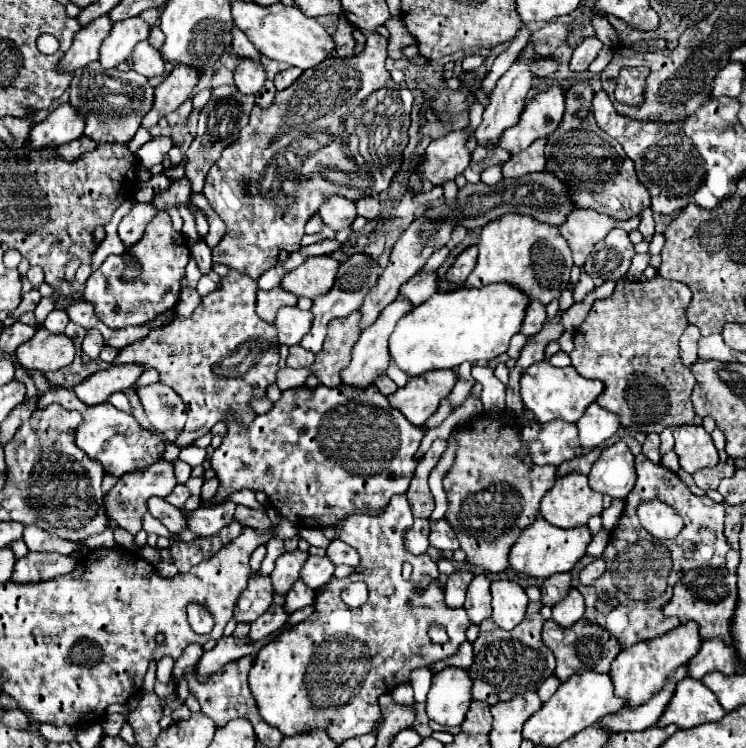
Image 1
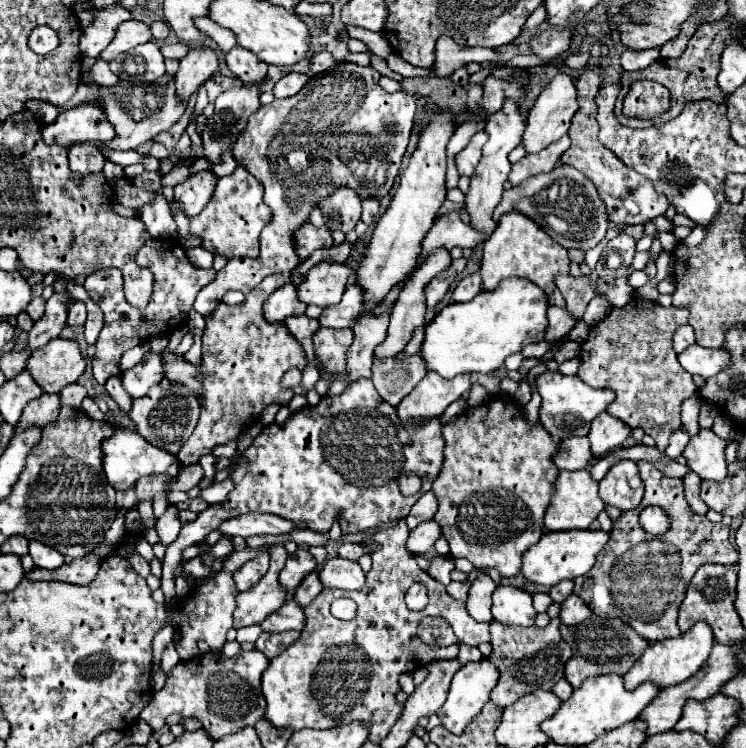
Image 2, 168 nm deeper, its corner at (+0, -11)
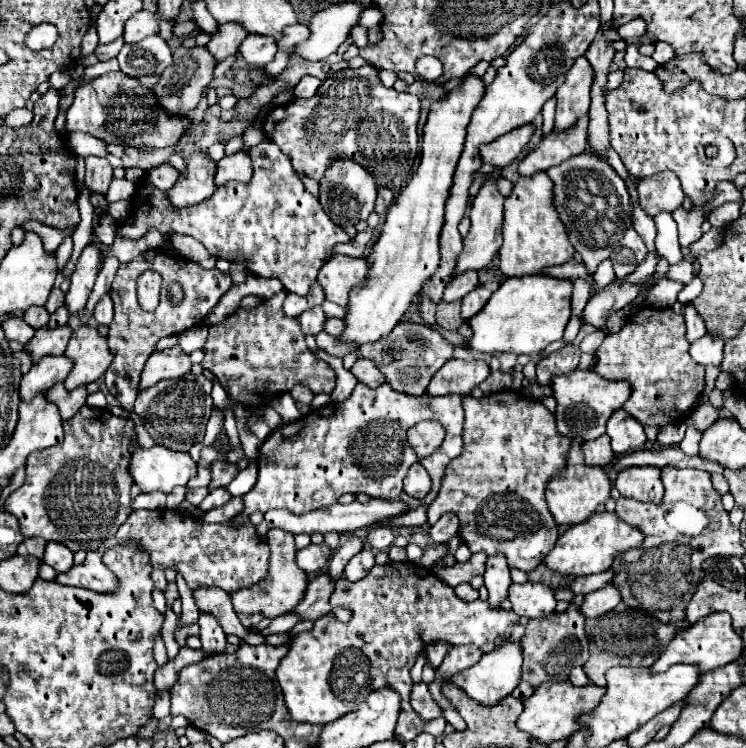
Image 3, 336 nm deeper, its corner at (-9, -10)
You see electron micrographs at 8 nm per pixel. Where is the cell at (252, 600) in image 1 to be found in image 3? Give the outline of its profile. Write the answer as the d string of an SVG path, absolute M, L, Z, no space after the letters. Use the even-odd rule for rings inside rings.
M276 528L276 530L268 530L266 540L272 550L268 576L264 580L260 580L256 586L250 586L250 588L244 588L244 590L238 590L232 594L234 610L240 618L240 622L244 624L244 628L258 626L258 622L262 618L276 618L276 616L290 612L292 606L296 606L296 602L300 602L300 598L304 596L304 586L308 586L308 576L294 562L294 556L296 556L294 536Z

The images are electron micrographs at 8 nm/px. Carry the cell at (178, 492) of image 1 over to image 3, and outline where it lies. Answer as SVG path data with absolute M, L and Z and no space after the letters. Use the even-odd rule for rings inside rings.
M216 488L208 494L208 500L212 502L212 506L224 506L230 500L230 494L224 488Z

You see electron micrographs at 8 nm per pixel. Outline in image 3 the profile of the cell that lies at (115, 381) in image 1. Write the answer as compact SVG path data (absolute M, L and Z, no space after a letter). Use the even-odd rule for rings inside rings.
M172 346L166 350L154 352L142 370L138 390L146 390L160 380L182 378L184 374L190 372L190 366L192 366L192 362L190 362L188 354L182 352L180 346Z

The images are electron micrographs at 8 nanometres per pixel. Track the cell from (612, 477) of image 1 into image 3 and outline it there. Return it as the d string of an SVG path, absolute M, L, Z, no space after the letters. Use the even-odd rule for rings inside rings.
M632 466L618 472L614 482L620 496L660 504L664 496L664 486L660 482L660 470L652 466Z

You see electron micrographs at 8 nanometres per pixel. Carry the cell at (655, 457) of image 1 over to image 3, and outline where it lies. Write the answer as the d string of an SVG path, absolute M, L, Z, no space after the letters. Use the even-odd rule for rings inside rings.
M674 446L672 448L660 448L660 450L628 452L620 458L616 458L616 462L612 464L612 468L616 472L620 472L628 466L656 466L656 468L674 466L674 468L698 468L698 470L706 470L706 472L724 472L724 468L716 466L716 462L708 462L700 456L690 458L680 448L674 448Z

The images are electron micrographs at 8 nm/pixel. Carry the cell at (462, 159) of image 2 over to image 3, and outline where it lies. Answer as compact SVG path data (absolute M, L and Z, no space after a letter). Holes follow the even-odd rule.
M532 124L510 130L508 134L502 134L500 138L496 138L494 142L482 144L480 146L480 160L484 164L492 164L494 168L504 168L512 160L516 160L516 156L522 152L522 148L530 142L532 134L534 134Z

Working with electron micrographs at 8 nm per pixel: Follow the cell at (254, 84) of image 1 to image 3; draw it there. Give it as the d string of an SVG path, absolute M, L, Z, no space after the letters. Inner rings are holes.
M246 36L246 40L240 44L240 56L242 60L254 68L262 70L268 62L274 60L276 54L276 42L272 38L256 38L256 36Z

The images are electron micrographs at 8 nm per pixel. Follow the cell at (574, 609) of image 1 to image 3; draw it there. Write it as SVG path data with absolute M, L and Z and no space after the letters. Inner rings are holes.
M608 584L600 590L586 594L584 602L580 606L580 612L584 614L584 618L598 618L598 616L610 612L618 602L620 602L620 592L612 584Z

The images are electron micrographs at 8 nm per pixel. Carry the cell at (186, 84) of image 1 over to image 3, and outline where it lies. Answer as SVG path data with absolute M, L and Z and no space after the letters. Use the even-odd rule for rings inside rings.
M234 22L224 24L220 28L220 34L214 34L212 40L208 42L208 52L214 56L216 62L222 62L226 56L232 56L238 52L238 46L242 44L242 40L248 34L244 34L244 30L240 30L240 26L236 26Z

